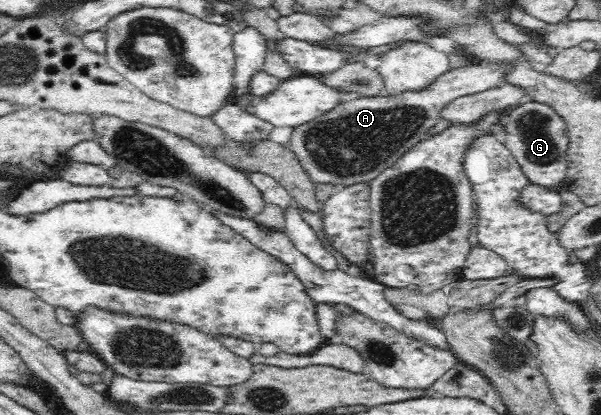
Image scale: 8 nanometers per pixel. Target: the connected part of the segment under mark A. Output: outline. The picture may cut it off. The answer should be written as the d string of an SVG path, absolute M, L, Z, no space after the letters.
M475 62L471 66L451 68L425 90L387 96L350 96L316 120L295 127L288 148L314 185L339 185L342 189L357 183L368 184L419 140L427 138L427 131L437 125L441 112L454 99L497 88L511 69L511 64Z

